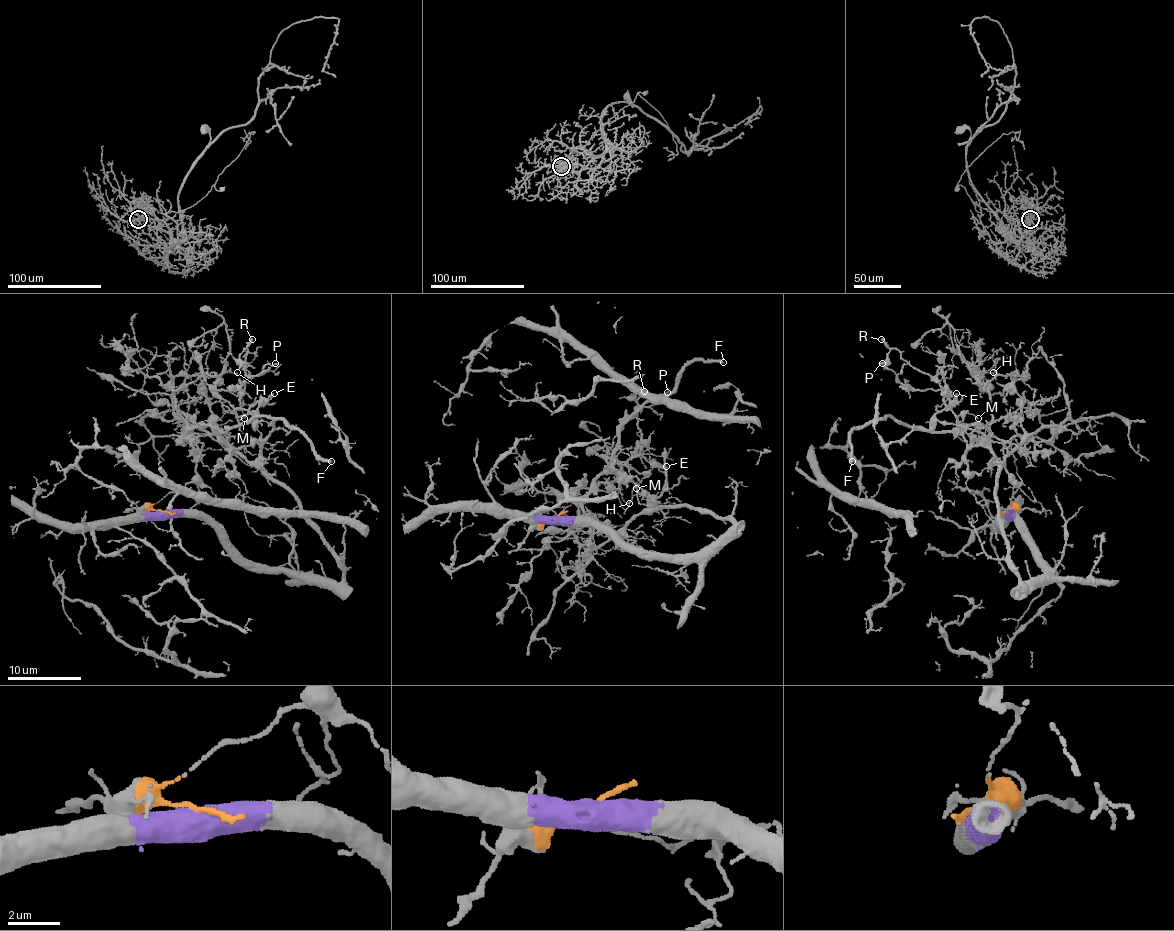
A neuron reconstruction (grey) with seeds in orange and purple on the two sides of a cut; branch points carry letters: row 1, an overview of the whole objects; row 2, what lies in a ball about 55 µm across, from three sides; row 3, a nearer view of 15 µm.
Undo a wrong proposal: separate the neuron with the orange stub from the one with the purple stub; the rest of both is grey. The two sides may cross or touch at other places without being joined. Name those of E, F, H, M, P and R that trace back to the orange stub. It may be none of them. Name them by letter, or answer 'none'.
E, F, H, M, P, R

